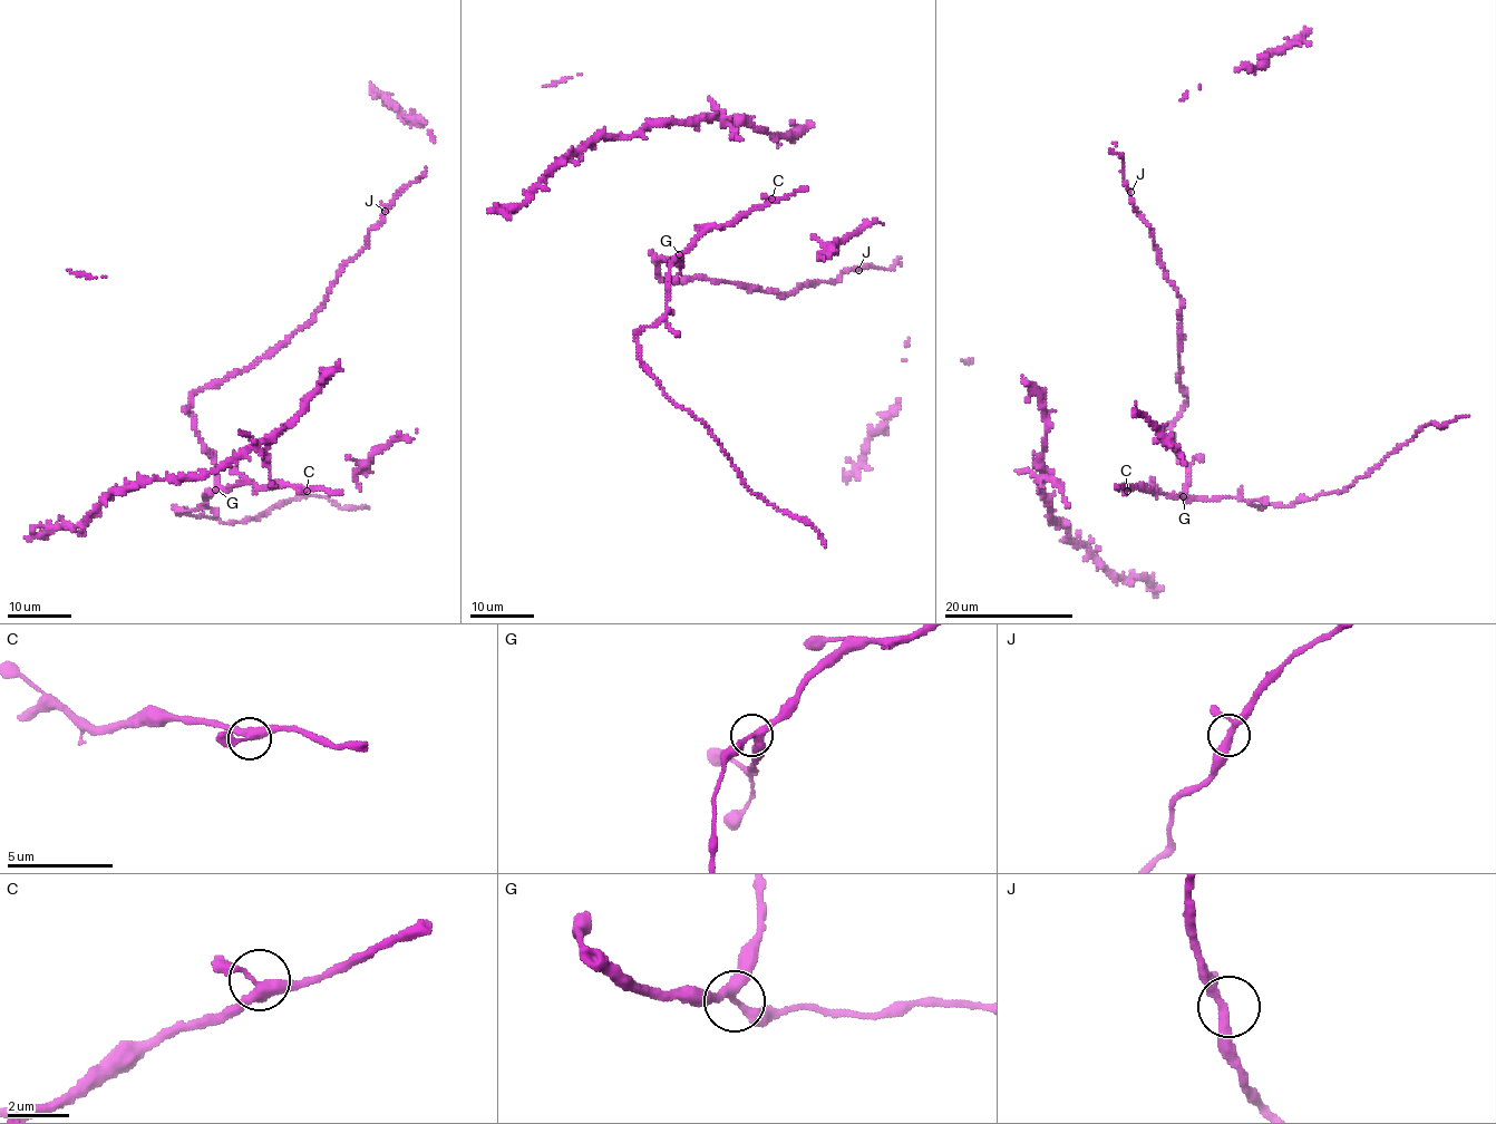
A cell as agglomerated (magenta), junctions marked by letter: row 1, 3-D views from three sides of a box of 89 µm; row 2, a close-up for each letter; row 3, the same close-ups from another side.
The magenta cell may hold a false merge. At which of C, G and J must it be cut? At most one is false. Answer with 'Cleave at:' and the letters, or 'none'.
Cleave at: none

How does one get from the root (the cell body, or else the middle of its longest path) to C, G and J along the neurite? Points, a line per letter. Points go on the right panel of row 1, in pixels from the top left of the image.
C: (1174, 447), (1176, 459), (1187, 471), (1184, 491), (1177, 495), (1138, 485), (1127, 491)
G: (1174, 447), (1176, 459), (1187, 471), (1187, 487), (1183, 496)
J: (1174, 447), (1174, 419), (1186, 403), (1179, 381), (1182, 297), (1166, 277), (1153, 232), (1132, 202), (1130, 192)

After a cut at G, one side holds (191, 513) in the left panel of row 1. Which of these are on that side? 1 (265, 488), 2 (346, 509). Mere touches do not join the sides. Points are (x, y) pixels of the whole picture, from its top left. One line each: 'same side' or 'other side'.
1: other side
2: same side

